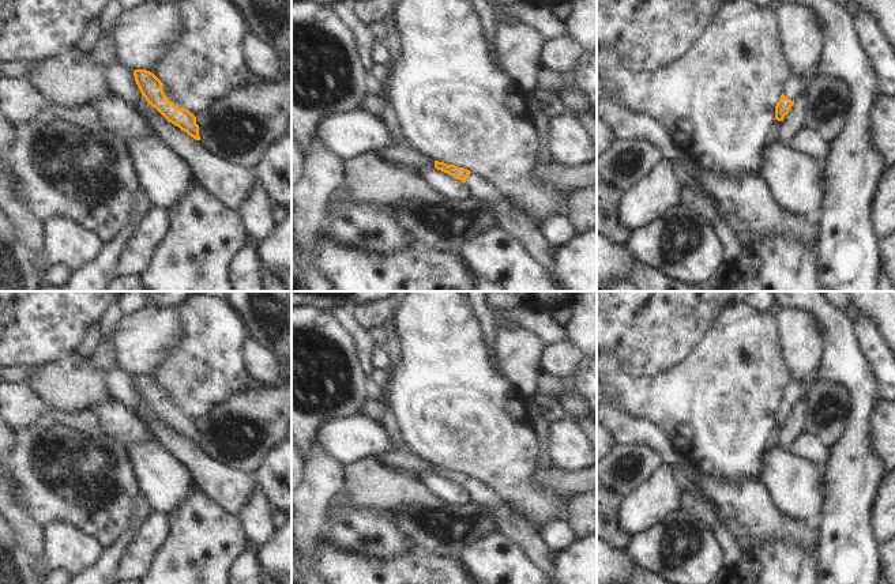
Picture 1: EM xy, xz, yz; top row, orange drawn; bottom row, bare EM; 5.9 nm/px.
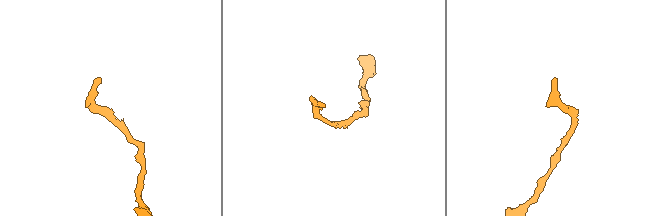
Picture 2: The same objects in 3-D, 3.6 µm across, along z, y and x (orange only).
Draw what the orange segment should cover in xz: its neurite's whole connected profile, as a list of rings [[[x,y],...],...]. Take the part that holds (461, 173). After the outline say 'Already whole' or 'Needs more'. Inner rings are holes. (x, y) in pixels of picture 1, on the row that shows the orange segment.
[[[435,161],[435,167],[460,180],[469,188],[470,197],[486,203],[490,214],[496,219],[497,229],[507,231],[524,248],[526,253],[550,276],[557,291],[567,291],[553,275],[553,248],[545,242],[534,222],[516,211],[512,203],[505,200],[504,196],[497,192],[496,186],[484,177],[465,167],[439,161]]]. Needs more.

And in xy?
[[[135,69],[135,82],[146,98],[169,123],[187,132],[195,140],[200,140],[196,117],[170,95],[168,87],[150,71]]]. Needs more.

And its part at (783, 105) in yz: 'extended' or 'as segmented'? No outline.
extended

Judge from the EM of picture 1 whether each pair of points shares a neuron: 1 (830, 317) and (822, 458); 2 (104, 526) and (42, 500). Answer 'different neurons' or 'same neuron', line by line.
1: different neurons
2: same neuron

